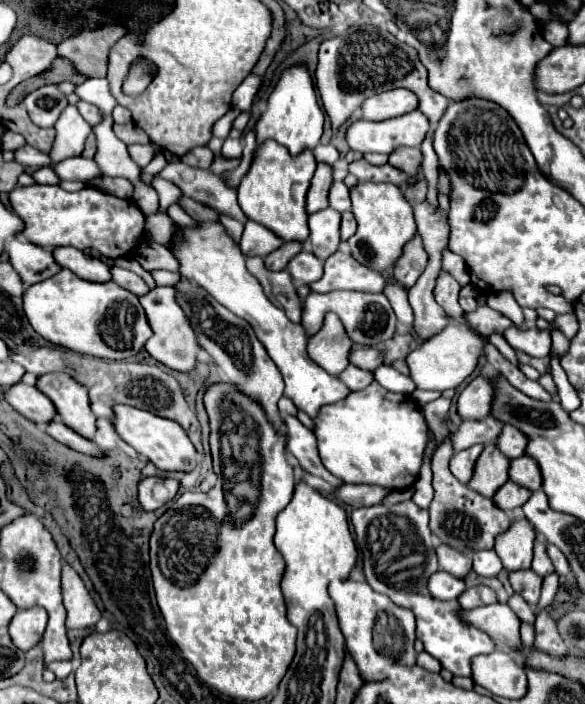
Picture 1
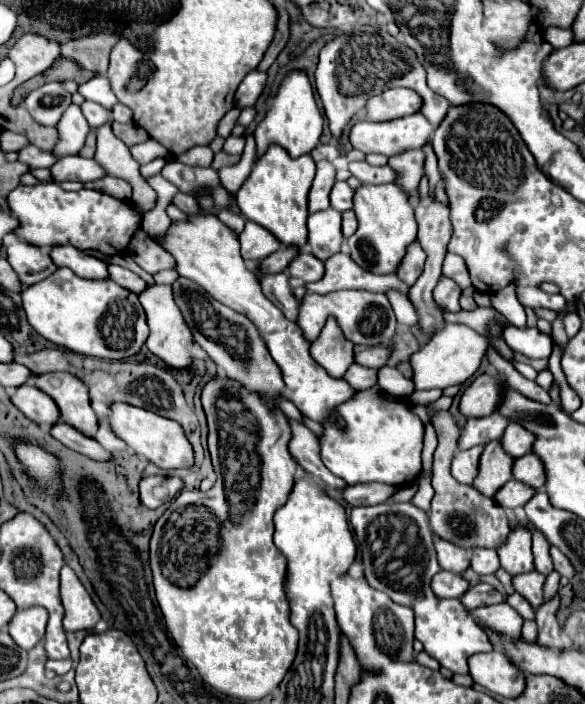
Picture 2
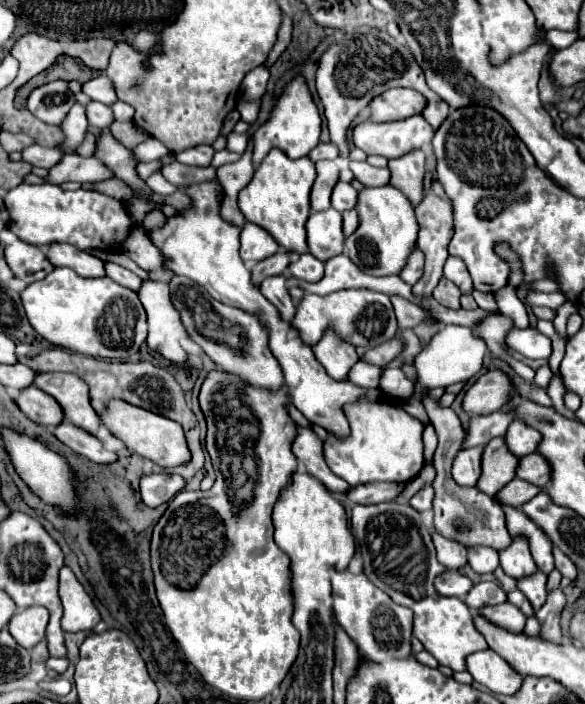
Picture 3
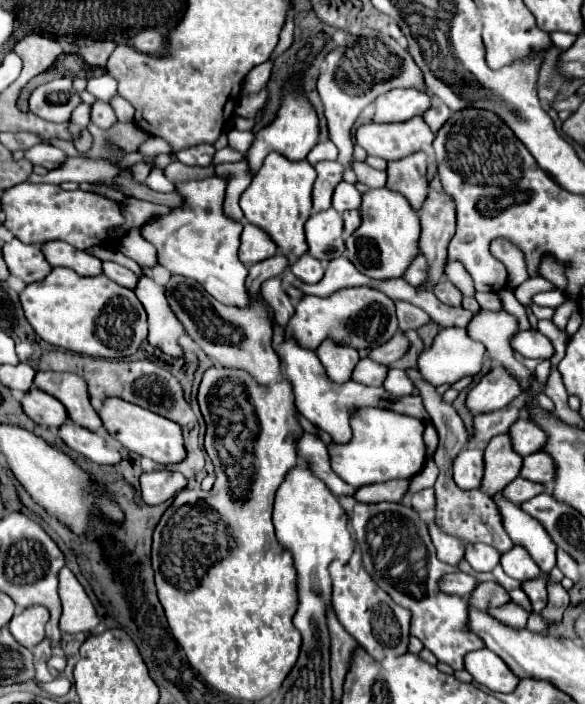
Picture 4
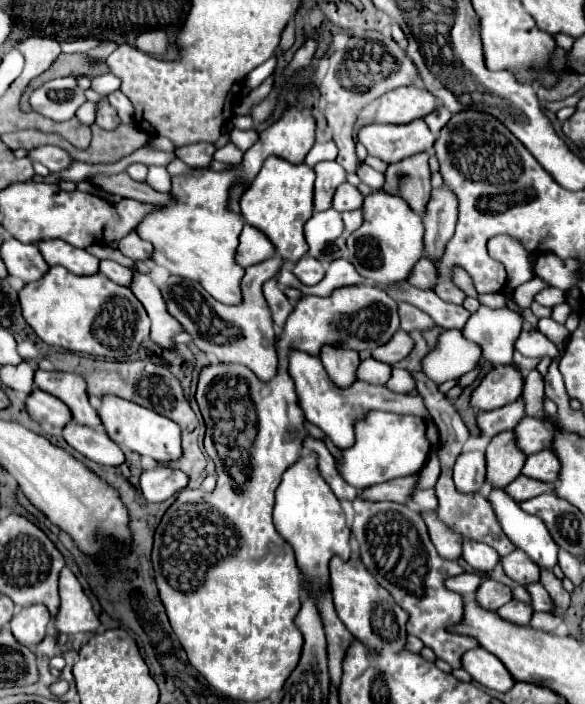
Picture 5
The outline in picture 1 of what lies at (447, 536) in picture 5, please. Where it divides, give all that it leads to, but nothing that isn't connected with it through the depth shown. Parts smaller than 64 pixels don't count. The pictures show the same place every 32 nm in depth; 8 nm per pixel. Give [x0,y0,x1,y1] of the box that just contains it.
[436,544,472,580]

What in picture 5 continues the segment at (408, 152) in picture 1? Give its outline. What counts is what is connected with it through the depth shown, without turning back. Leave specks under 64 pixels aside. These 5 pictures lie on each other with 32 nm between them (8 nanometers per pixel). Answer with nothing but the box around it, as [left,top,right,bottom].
[384,152,430,214]

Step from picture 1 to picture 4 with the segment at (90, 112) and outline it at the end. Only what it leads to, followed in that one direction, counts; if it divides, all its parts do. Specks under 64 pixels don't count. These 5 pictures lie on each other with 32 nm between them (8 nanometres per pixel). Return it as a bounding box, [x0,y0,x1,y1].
[92,102,116,130]

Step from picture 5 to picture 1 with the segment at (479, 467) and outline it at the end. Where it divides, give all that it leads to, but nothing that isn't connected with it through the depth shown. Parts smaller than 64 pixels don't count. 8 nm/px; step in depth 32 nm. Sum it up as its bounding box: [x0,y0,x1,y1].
[450,444,484,484]

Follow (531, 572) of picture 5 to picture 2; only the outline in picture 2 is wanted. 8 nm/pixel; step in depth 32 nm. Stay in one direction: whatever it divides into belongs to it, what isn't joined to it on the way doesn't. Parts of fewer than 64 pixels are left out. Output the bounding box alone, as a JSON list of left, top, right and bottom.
[496,526,534,574]

